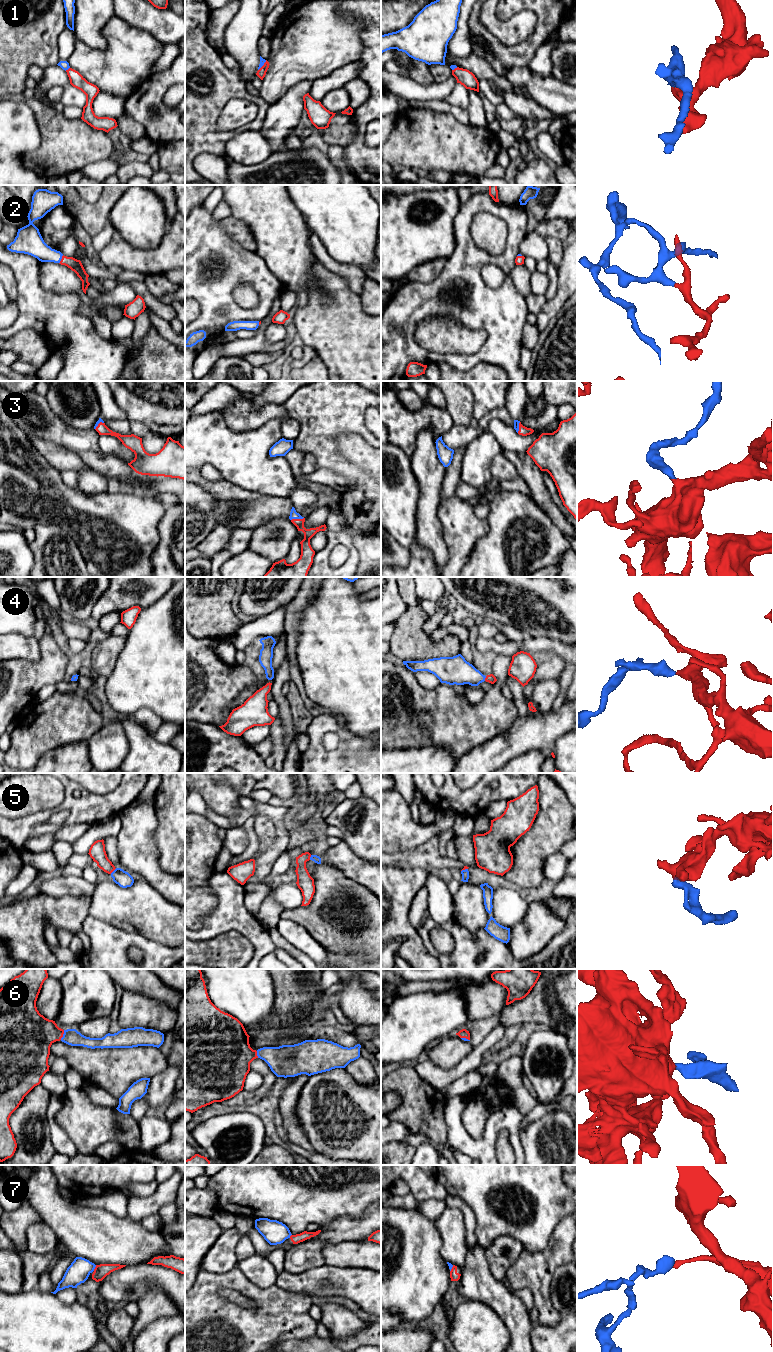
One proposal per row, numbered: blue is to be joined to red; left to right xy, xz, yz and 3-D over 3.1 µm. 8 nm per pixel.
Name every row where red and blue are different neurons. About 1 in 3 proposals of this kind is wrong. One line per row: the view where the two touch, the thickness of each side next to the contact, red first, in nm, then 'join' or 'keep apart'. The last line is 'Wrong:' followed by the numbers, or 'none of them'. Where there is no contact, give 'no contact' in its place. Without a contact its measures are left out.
1: xy | 110/70 nm | keep apart
2: xy | 100/170 nm | join
3: xz | 90/60 nm | join
4: yz | 70/220 nm | join
5: xy | 130/120 nm | join
6: xy | 360/130 nm | join
7: xy | 110/180 nm | keep apart
Wrong: 1, 7

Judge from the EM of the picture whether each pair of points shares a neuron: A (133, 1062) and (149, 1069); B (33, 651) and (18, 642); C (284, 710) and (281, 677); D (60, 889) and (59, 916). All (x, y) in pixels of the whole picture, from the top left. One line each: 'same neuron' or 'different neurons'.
A: same neuron
B: same neuron
C: same neuron
D: different neurons

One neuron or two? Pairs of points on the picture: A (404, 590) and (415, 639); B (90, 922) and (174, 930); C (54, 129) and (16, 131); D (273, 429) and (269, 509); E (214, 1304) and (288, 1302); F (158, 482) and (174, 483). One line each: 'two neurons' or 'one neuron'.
A: one neuron
B: two neurons
C: two neurons
D: two neurons
E: one neuron
F: one neuron

